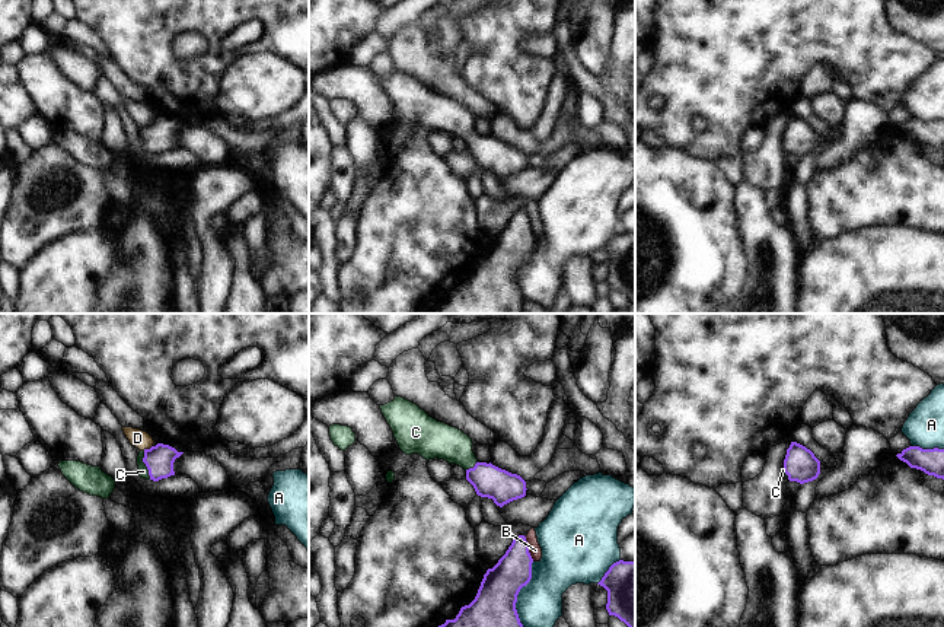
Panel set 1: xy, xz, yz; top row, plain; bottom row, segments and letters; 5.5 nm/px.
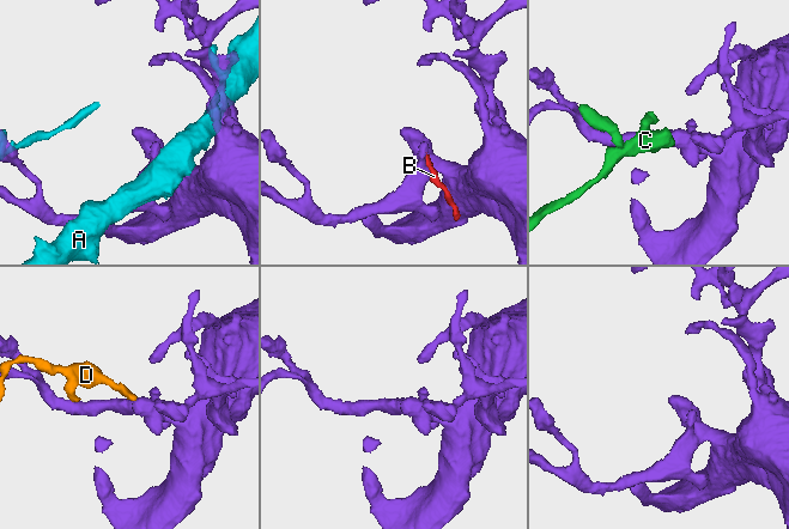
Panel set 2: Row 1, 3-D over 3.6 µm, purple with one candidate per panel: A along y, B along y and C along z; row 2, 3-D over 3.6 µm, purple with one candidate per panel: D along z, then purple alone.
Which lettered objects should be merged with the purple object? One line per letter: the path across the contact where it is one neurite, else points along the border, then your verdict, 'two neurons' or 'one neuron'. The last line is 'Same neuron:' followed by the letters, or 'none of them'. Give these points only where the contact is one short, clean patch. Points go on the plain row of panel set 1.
A: two neurons
B: border xz (525, 210), (533, 234); two neurons
C: way xy (159, 133), (146, 139), (143, 145); one neuron
D: border xy (152, 118), (143, 123); two neurons
Same neuron: C

